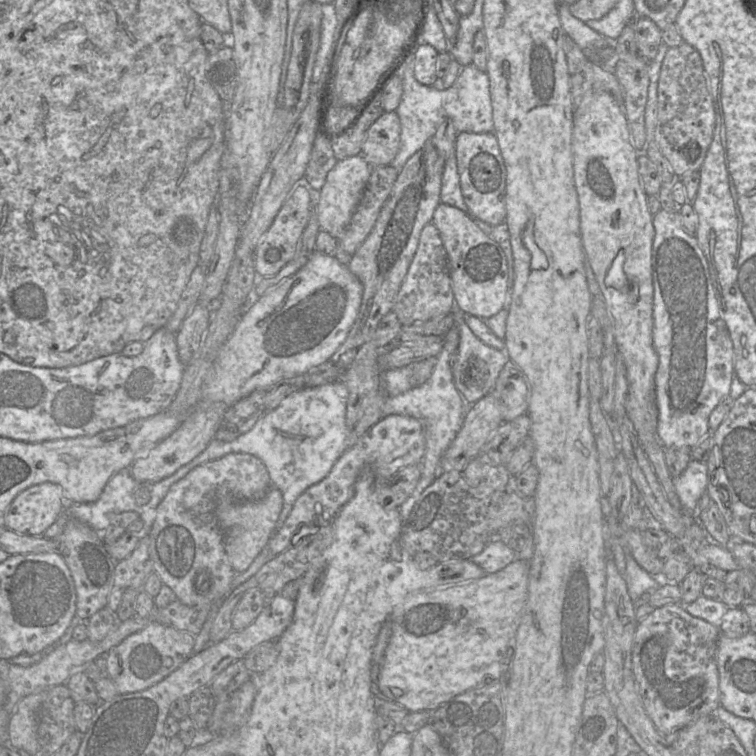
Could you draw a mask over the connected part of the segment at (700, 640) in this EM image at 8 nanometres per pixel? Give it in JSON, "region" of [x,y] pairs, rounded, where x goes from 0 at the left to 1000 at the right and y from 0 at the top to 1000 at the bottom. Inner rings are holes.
{"region":[[[902,798],[868,803],[864,810],[844,823],[837,848],[837,889],[852,937],[870,967],[878,974],[893,972],[897,966],[923,950],[940,946],[952,934],[947,868],[954,839],[952,831],[911,812]]]}

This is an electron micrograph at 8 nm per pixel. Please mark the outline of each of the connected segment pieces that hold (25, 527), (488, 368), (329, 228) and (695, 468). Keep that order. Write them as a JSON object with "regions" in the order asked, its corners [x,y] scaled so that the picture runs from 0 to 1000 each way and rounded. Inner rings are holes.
{"regions":[[[[69,638],[26,651],[11,671],[5,696],[28,708],[56,709],[87,671],[83,647]]],[[[603,403],[597,411],[607,442],[607,456],[603,478],[598,484],[598,497],[603,515],[614,529],[624,536],[651,517],[663,489],[675,475],[668,464],[653,462],[628,444],[612,425],[612,413]]],[[[479,205],[447,212],[434,228],[429,246],[422,251],[422,267],[413,280],[419,286],[423,304],[434,307],[447,320],[476,266],[479,254],[488,238],[489,225],[491,220]]],[[[915,606],[907,620],[890,634],[890,640],[903,675],[913,680],[921,680],[923,664],[935,651],[935,612]]]]}

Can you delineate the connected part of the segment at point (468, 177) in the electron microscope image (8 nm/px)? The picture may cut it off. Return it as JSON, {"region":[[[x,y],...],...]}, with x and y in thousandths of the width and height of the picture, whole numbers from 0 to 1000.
{"region":[[[608,175],[602,202],[610,255],[622,280],[648,299],[665,295],[669,287],[669,222],[655,177]]]}

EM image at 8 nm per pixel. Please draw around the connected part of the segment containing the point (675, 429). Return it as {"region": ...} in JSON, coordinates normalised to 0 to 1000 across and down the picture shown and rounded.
{"region":[[[874,276],[864,286],[866,311],[862,323],[864,434],[862,452],[870,470],[866,522],[872,544],[869,577],[878,593],[917,591],[939,574],[938,550],[950,533],[966,521],[972,495],[971,460],[952,399],[938,361],[935,343],[921,311],[910,310],[898,279]]]}

